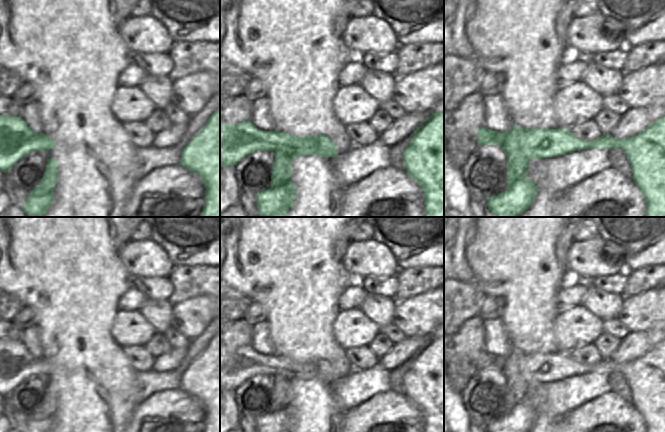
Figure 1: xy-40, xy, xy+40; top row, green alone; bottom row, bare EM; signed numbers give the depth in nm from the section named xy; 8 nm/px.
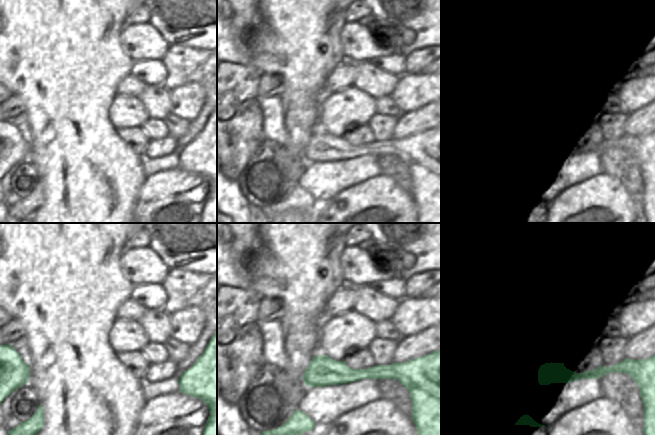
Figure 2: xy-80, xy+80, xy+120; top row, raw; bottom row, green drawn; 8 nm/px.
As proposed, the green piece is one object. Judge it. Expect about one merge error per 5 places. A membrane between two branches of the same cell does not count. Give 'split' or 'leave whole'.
split

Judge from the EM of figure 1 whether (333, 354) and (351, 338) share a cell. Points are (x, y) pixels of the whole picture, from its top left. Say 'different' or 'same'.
different

